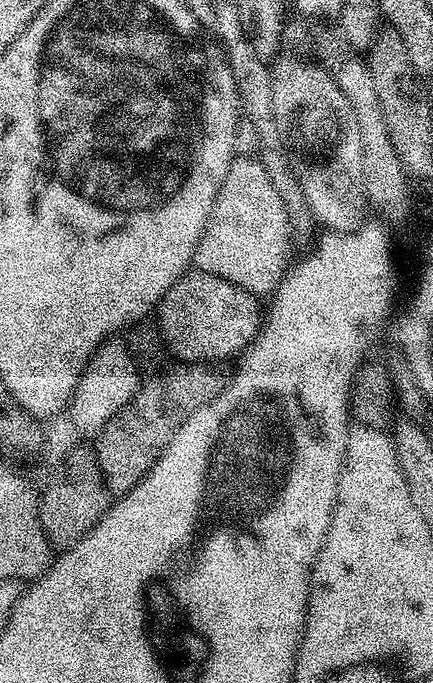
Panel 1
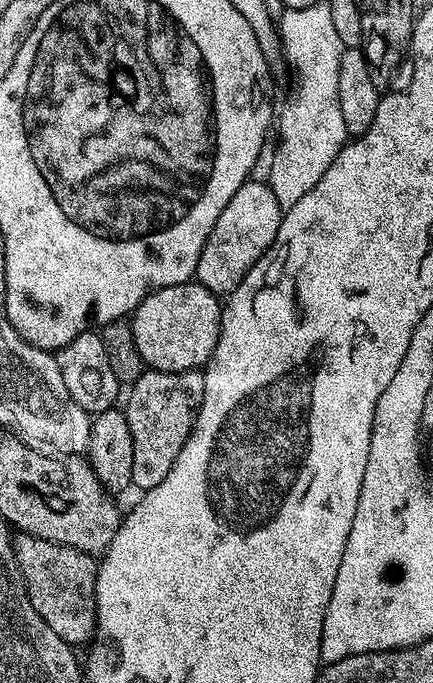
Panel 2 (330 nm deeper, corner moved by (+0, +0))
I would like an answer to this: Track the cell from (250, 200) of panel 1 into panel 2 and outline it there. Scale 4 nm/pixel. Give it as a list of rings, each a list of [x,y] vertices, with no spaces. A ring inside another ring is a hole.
[[[251,178],[226,202],[226,210],[218,214],[218,222],[214,222],[214,230],[210,230],[210,238],[206,238],[206,246],[198,258],[198,266],[194,277],[195,283],[210,290],[217,298],[227,298],[232,291],[246,278],[246,274],[270,250],[274,238],[278,234],[282,209],[278,198],[272,193],[267,183],[260,183]]]

